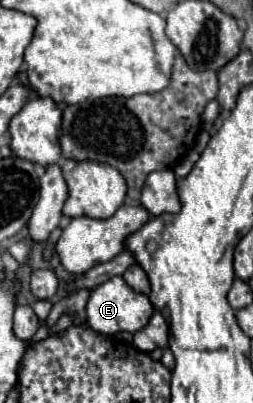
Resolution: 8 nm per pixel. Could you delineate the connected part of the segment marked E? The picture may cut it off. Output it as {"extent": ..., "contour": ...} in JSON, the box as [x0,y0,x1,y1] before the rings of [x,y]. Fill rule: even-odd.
{"extent":[86,277,154,335],"contour":[[[112,277],[110,281],[92,289],[86,305],[86,319],[94,331],[104,335],[116,335],[120,331],[136,333],[148,323],[148,319],[152,317],[152,311],[154,307],[148,295],[136,295],[136,291],[132,291],[132,287],[128,287],[128,283],[124,283],[122,277]]]}

